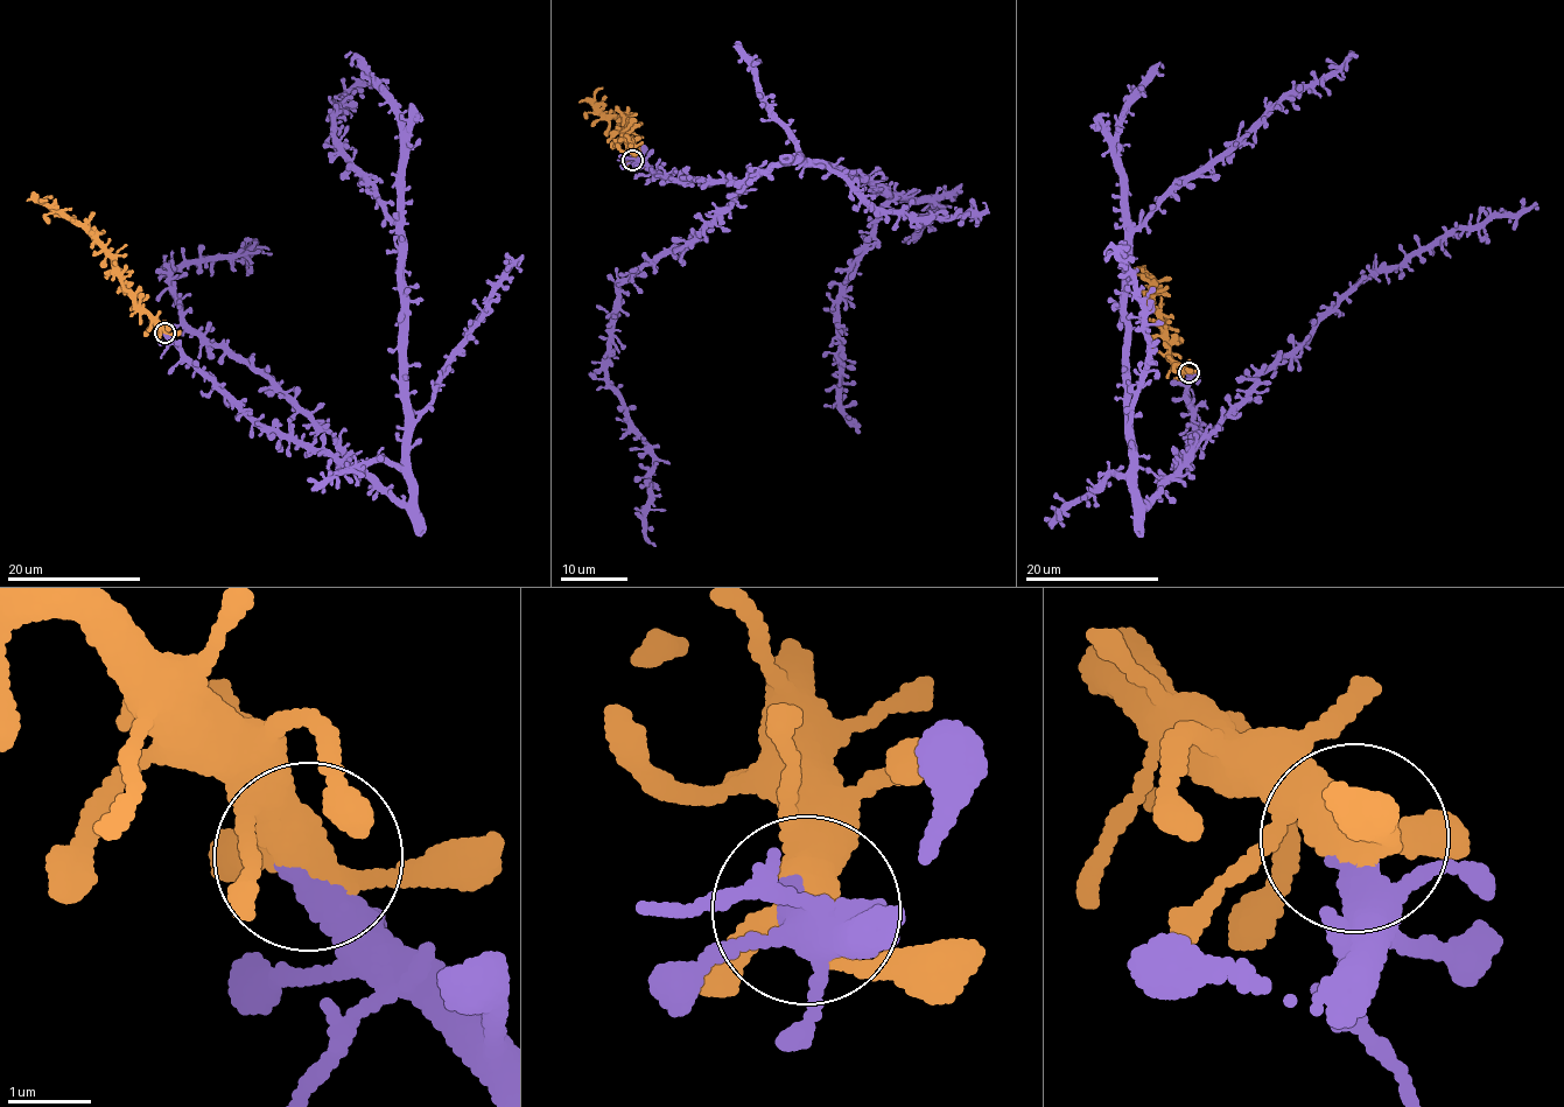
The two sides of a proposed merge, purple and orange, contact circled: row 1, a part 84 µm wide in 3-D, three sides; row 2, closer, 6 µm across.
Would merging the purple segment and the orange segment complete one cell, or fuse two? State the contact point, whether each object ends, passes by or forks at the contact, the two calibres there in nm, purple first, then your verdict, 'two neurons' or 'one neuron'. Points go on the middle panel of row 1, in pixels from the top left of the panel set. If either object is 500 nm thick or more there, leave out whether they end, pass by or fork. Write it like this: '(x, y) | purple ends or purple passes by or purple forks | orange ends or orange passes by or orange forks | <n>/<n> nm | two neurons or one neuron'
(632, 160) | purple ends | orange forks | 420/360 nm | one neuron

